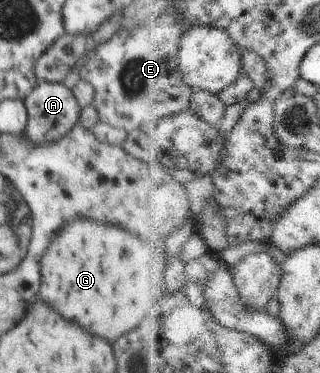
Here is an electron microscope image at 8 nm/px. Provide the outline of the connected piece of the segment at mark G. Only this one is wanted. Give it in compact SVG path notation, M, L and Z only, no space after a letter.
M88 218L73 220L62 227L62 231L56 231L56 239L42 259L42 281L46 285L40 289L40 297L46 305L54 307L58 315L62 315L66 321L78 323L86 333L116 341L143 321L149 321L152 310L155 317L159 317L160 300L167 293L167 247L168 243L161 243L161 246L158 243L144 245L138 236L118 226L104 225Z

